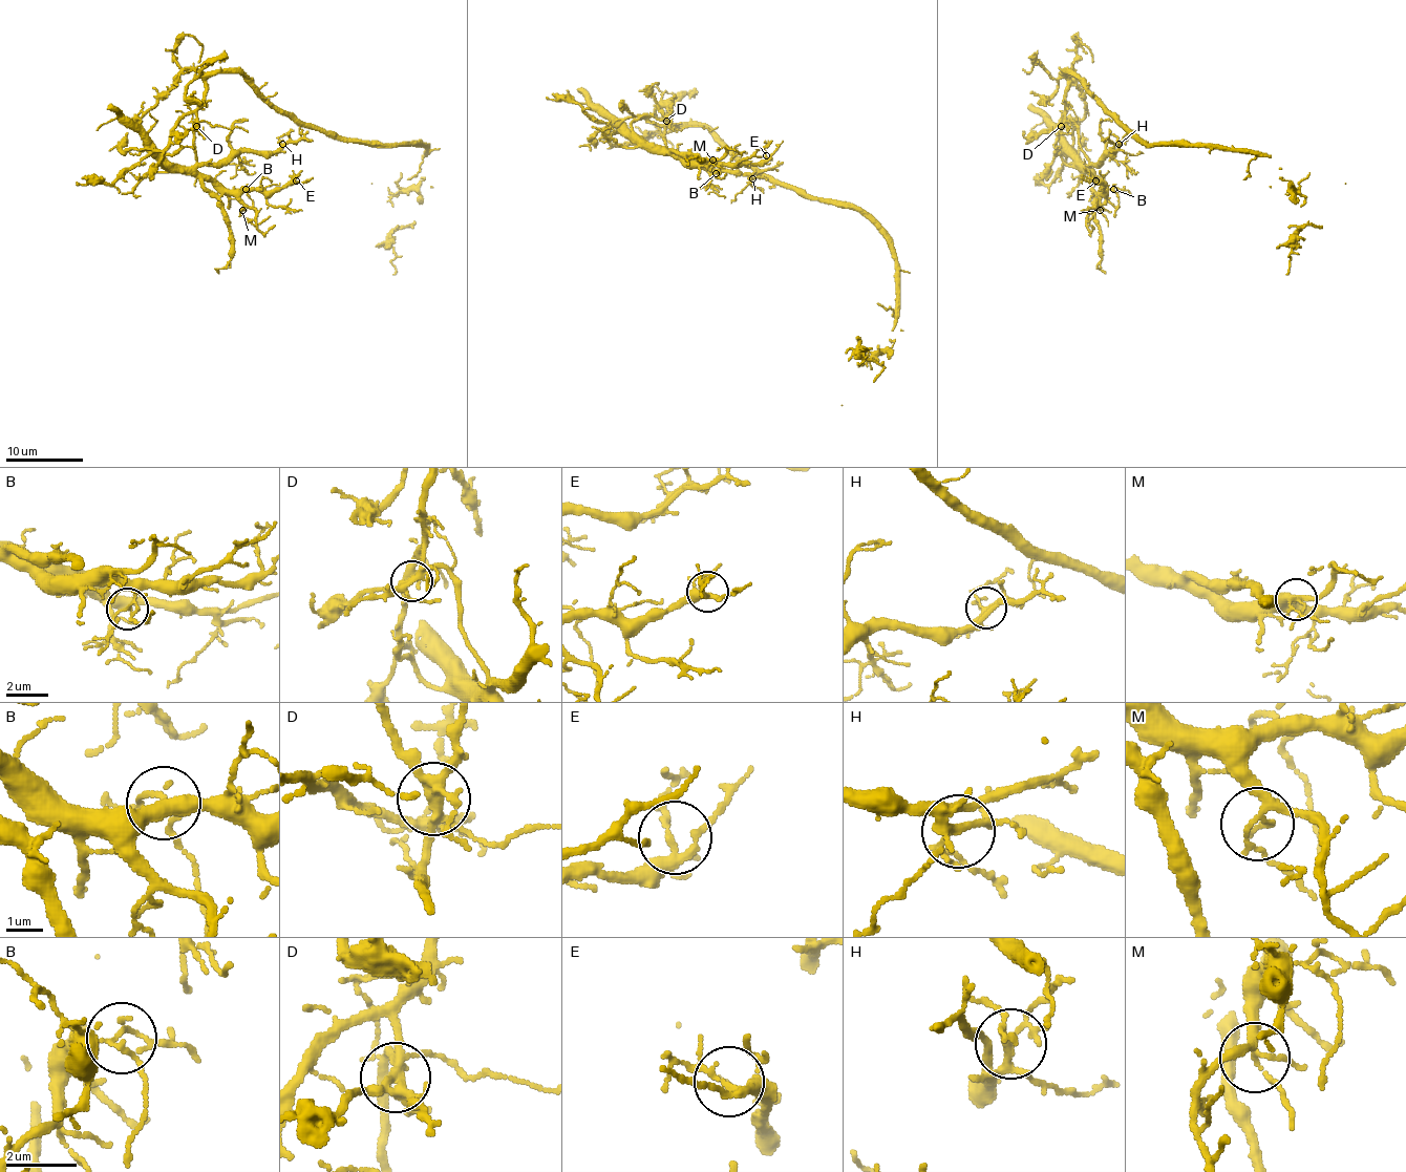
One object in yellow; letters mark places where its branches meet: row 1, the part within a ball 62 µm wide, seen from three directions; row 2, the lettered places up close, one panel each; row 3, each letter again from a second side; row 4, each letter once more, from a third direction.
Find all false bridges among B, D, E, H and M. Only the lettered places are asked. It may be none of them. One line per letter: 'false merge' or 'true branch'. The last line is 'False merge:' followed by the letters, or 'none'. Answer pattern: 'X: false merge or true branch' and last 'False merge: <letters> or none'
B: true branch
D: false merge
E: true branch
H: true branch
M: true branch
False merge: D

